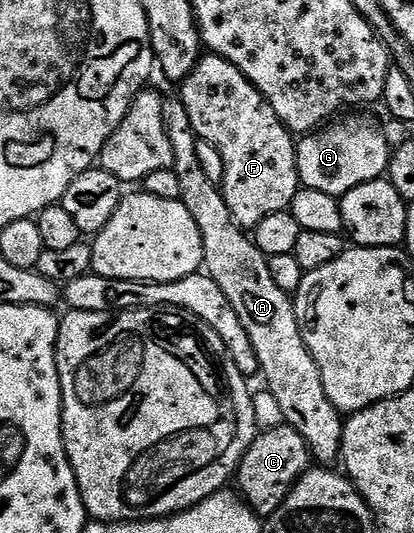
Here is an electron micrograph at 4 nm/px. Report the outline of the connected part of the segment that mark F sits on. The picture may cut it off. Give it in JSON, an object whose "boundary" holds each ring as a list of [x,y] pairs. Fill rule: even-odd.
{"boundary":[[[211,53],[201,58],[182,90],[182,102],[197,140],[214,145],[222,157],[224,200],[237,223],[255,229],[262,217],[289,210],[302,186],[296,168],[297,140],[264,94],[232,62]]]}

